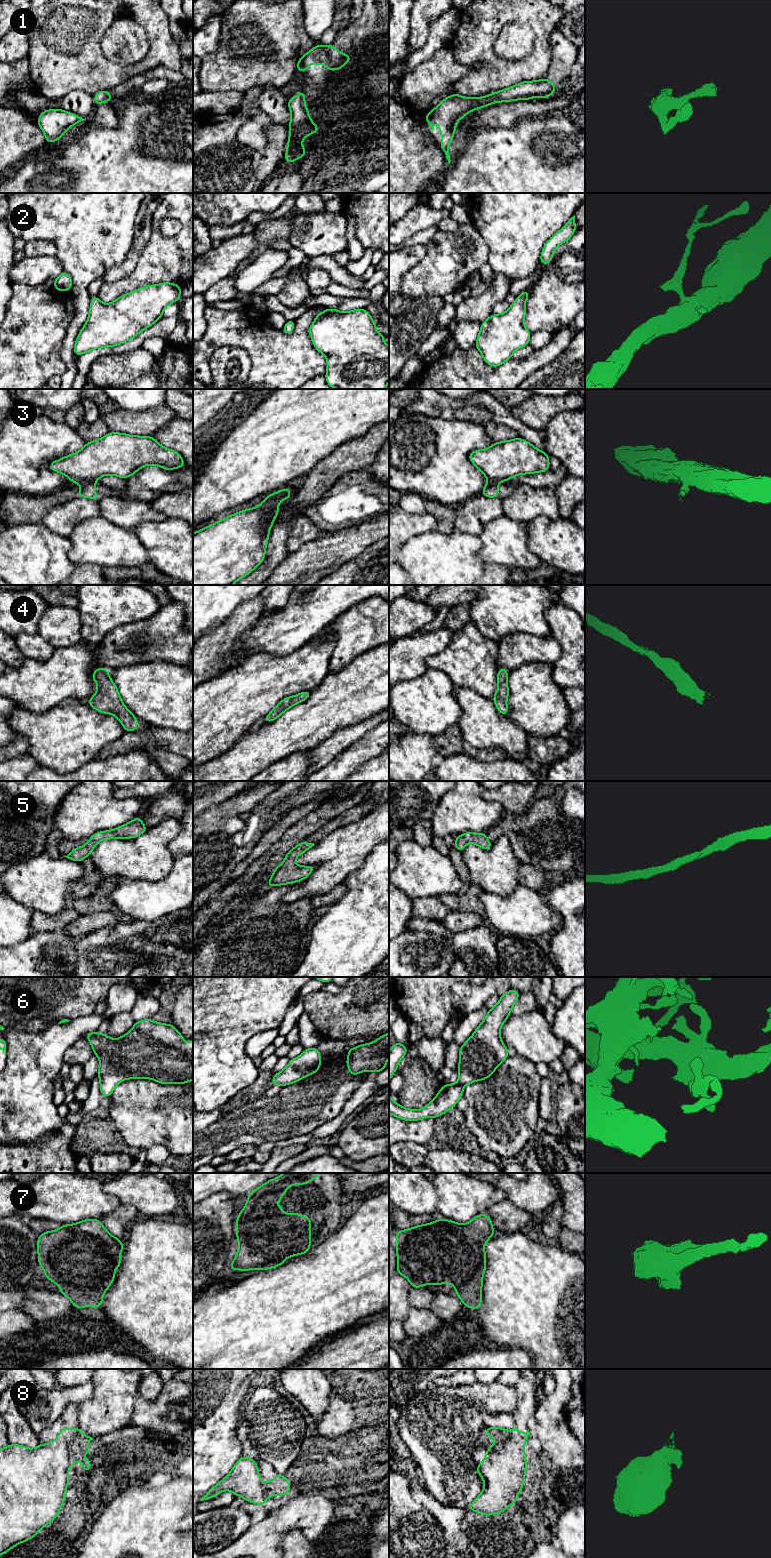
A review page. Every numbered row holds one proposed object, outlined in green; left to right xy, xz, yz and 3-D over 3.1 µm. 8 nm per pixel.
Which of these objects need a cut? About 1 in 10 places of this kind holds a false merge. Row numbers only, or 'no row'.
3

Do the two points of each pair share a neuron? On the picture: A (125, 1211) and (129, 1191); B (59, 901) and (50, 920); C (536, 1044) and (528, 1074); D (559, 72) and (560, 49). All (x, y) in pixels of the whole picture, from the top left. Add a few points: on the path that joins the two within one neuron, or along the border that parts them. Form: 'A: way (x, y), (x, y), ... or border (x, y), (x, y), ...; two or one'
A: border (122, 1203), (133, 1205), (140, 1213); two
B: border (66, 907), (52, 914), (34, 911); two
C: border (510, 1052), (524, 1056), (535, 1063); two
D: way (560, 66), (560, 55); one

